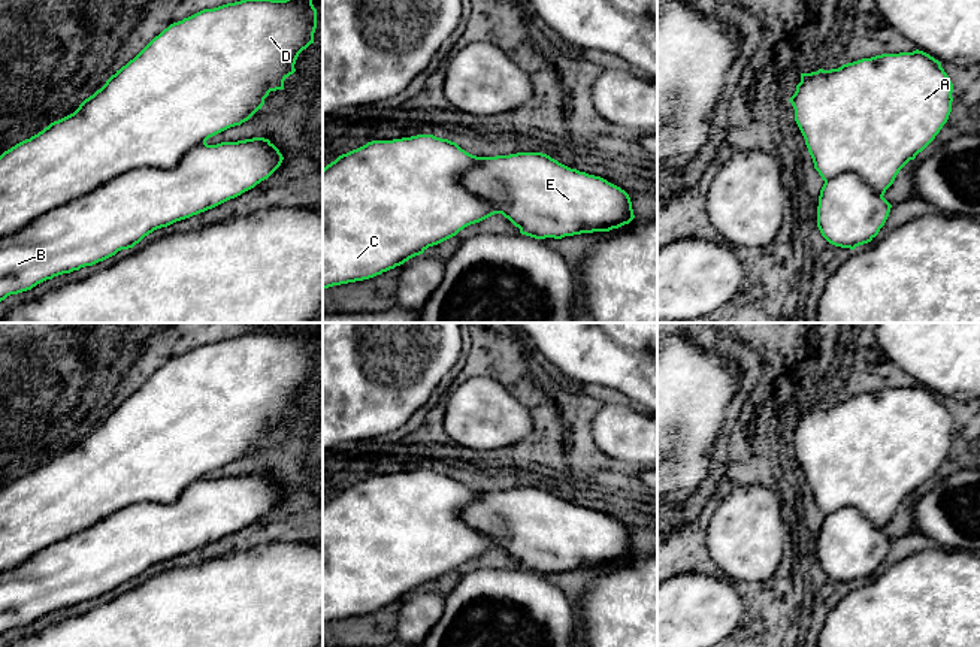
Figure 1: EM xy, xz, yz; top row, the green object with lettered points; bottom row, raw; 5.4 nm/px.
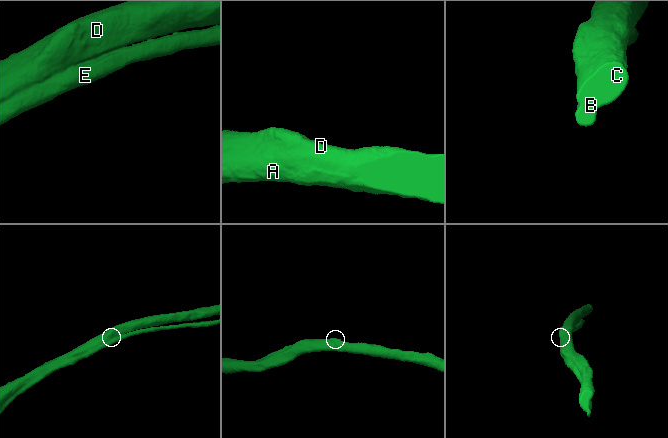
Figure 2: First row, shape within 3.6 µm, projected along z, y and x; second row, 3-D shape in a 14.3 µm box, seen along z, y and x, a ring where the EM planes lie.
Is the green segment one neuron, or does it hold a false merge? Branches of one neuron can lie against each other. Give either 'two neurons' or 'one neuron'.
two neurons

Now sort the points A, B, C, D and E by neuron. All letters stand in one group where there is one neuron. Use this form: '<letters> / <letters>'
A C D / B E

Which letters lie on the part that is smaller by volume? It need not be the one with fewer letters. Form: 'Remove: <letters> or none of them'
Remove: B, E

